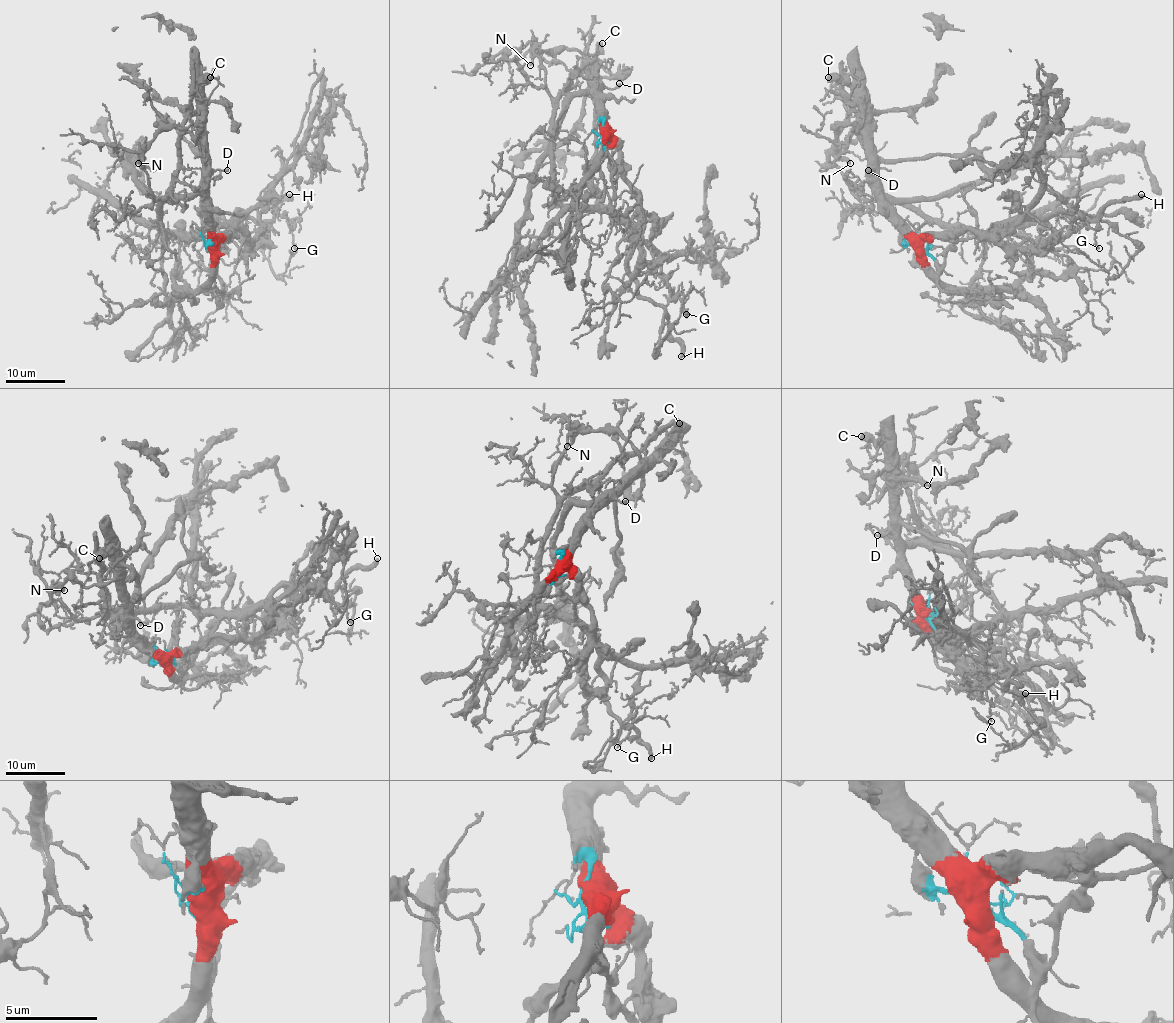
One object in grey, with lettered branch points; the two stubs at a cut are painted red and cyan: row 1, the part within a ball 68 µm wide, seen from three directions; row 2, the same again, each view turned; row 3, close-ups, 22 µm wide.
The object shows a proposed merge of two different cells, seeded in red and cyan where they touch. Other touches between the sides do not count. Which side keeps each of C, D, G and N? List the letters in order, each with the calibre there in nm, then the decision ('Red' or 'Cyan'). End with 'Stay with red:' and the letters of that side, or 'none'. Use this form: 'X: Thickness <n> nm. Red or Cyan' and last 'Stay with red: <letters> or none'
C: Thickness 750 nm. Red
D: Thickness 280 nm. Red
G: Thickness 140 nm. Cyan
N: Thickness 280 nm. Red
Stay with red: C, D, N

